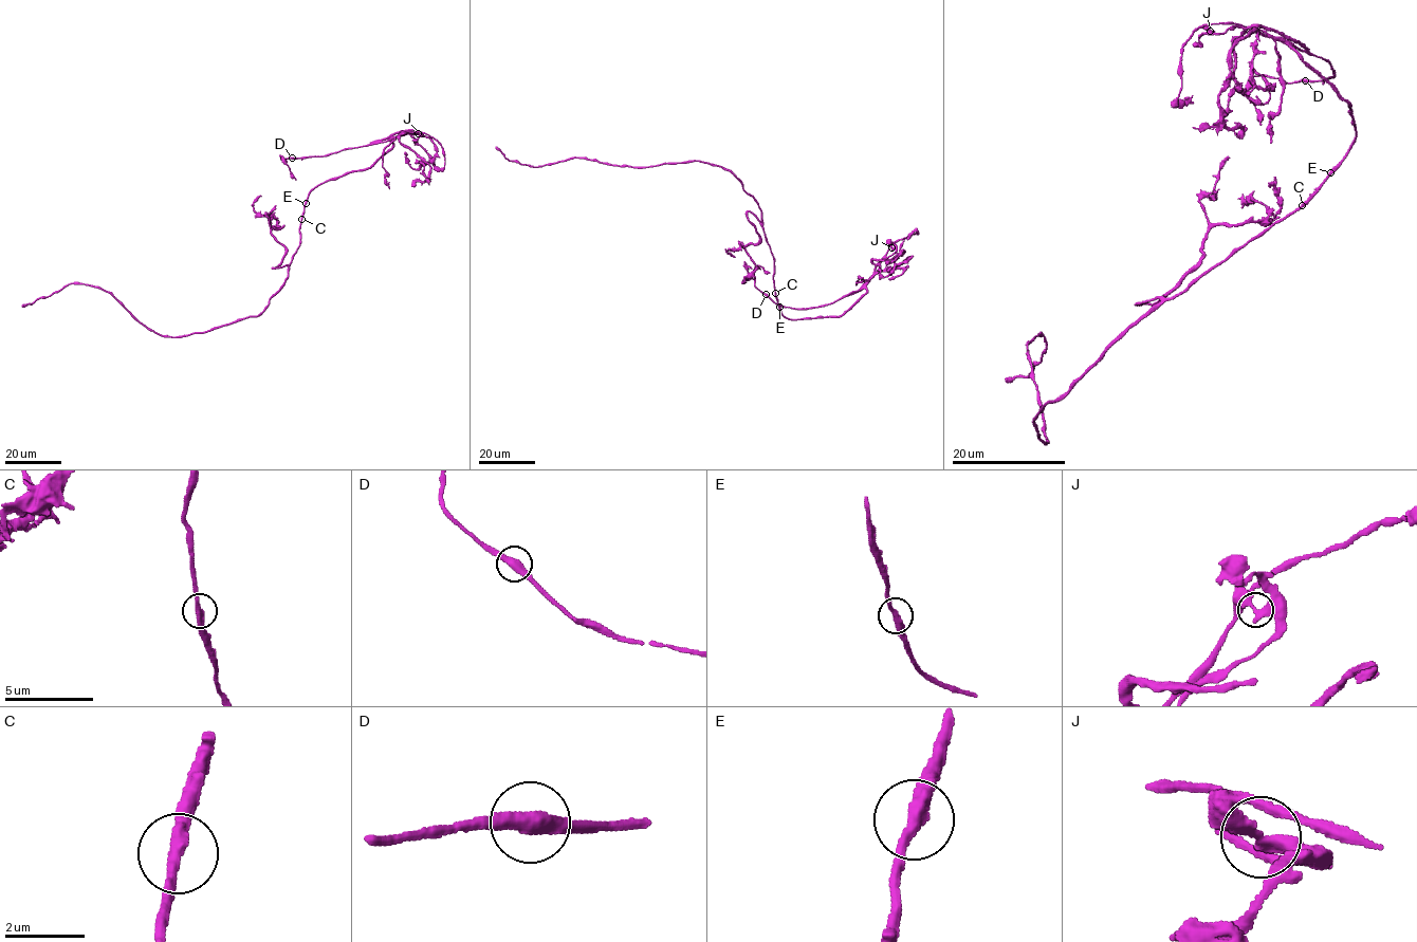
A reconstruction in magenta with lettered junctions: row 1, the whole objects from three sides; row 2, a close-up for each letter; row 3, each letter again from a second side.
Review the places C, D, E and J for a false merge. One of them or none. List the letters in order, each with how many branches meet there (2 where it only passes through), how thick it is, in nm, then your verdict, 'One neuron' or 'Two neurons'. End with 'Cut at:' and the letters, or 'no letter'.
C: Branches: 2. Thickness 340 nm. One neuron
D: Branches: 2. Thickness 440 nm. One neuron
E: Branches: 2. Thickness 360 nm. One neuron
J: Branches: 2. Thickness 360 nm. Two neurons
Cut at: J

